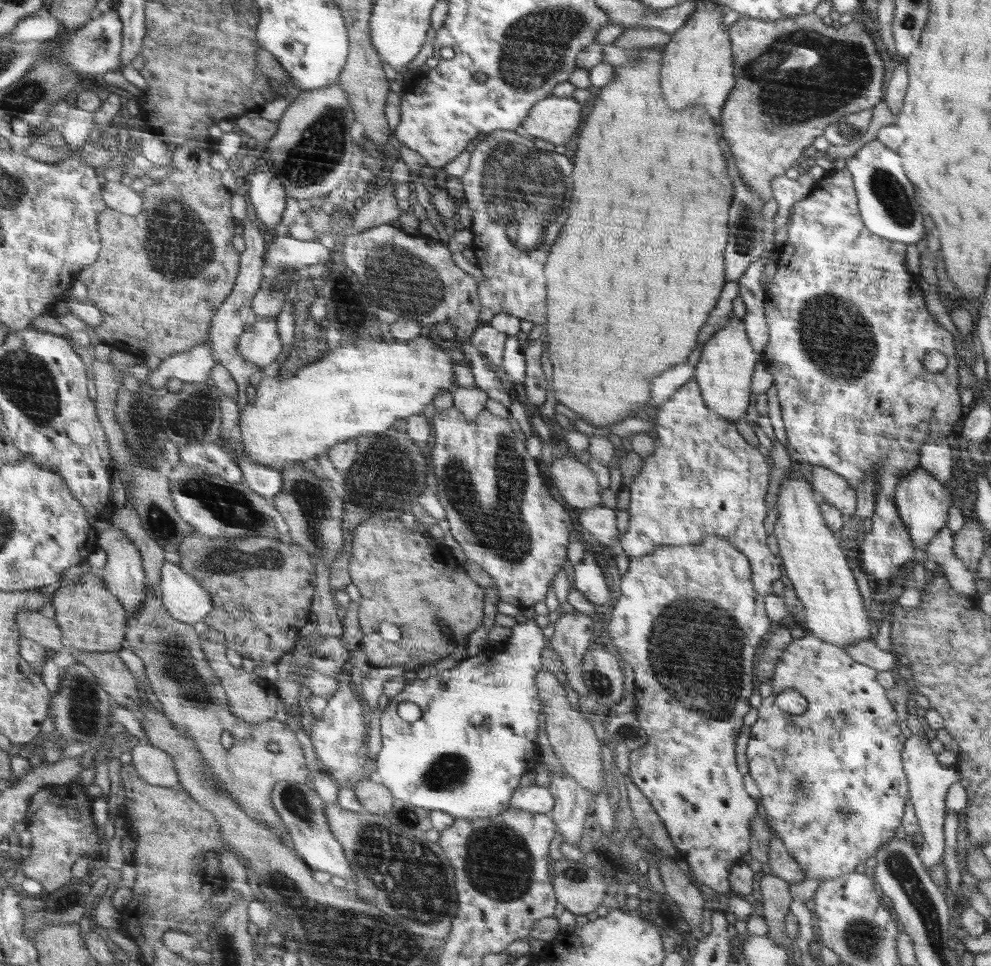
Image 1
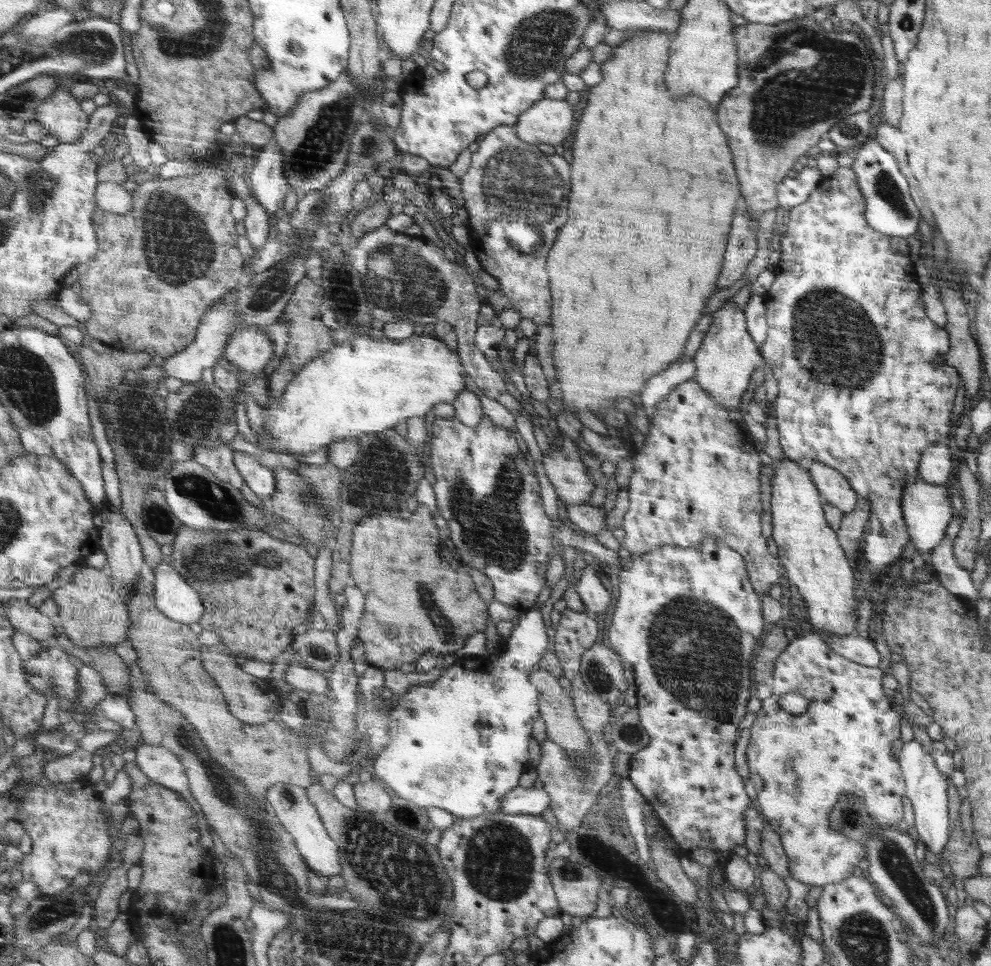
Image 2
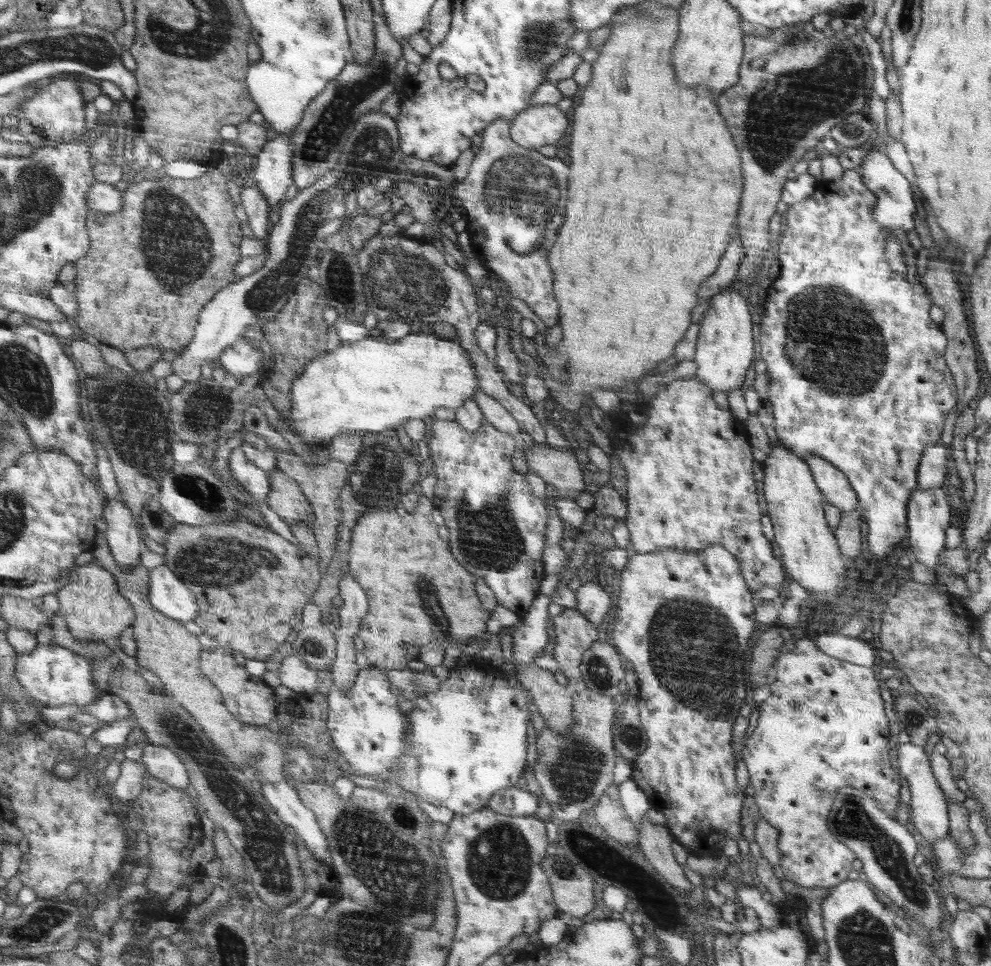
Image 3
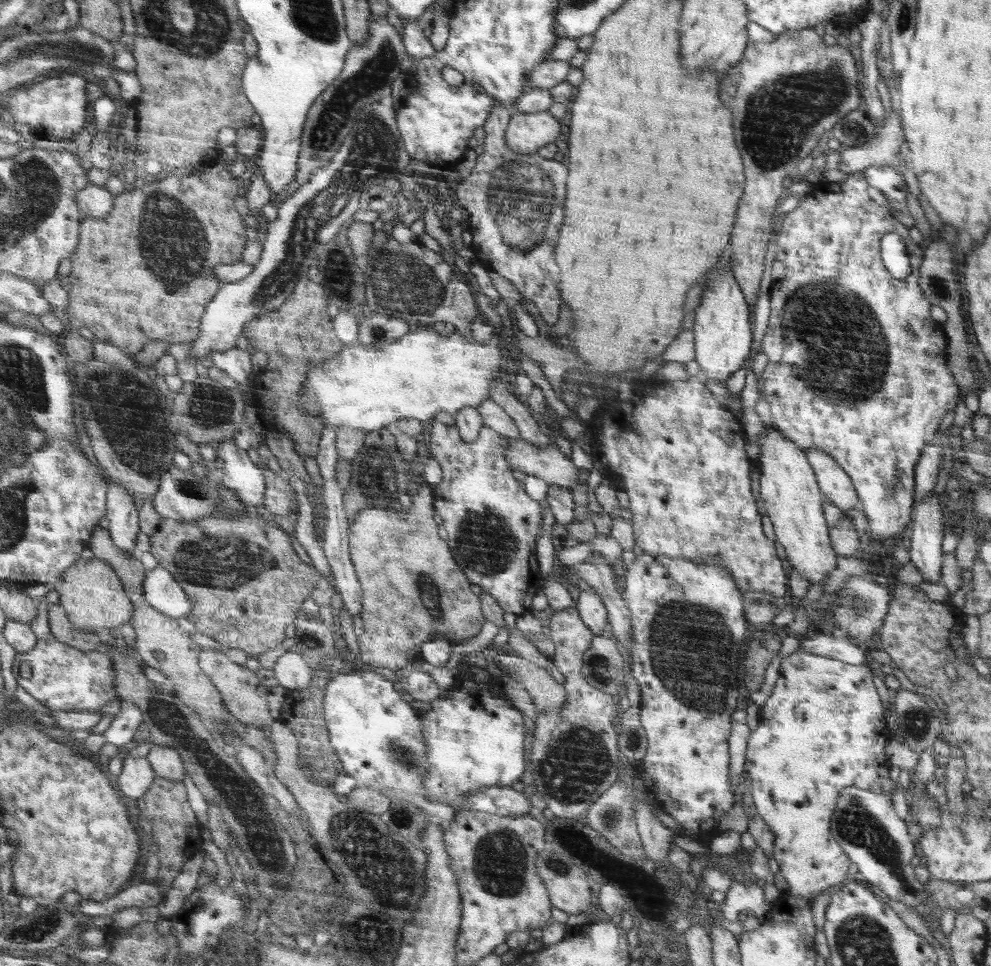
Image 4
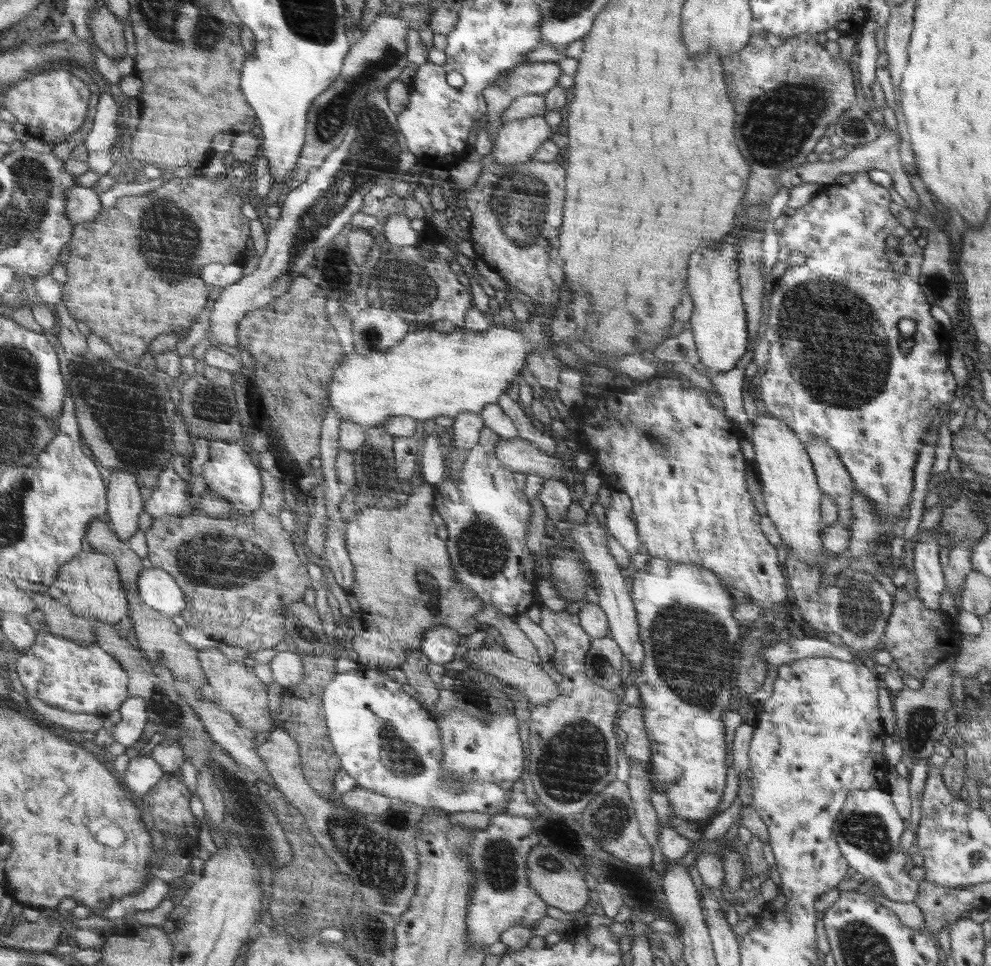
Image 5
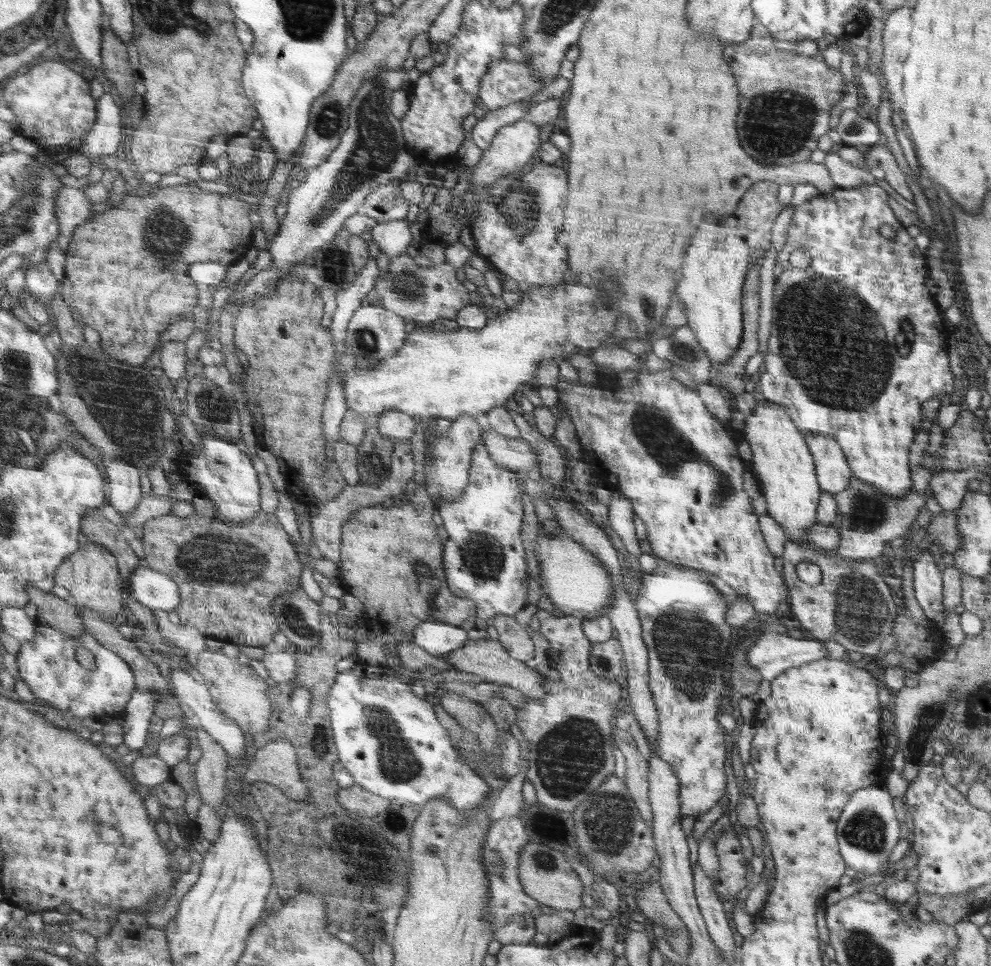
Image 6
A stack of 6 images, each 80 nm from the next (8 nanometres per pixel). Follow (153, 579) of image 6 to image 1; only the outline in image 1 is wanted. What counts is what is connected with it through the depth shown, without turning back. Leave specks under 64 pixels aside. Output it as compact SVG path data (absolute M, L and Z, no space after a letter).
M167 562L159 591L170 614L180 622L195 624L212 612L212 599L179 564Z

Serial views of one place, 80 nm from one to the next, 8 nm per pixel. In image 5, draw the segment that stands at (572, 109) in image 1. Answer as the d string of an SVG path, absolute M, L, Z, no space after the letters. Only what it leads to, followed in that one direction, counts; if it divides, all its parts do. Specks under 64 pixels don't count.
M540 116L515 120L498 130L498 138L489 156L502 166L526 162L548 141L550 134L553 134L550 126Z

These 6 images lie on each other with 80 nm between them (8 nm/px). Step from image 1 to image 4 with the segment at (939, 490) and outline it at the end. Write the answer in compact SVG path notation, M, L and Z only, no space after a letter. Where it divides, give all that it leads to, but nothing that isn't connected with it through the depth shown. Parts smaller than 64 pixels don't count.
M930 494L922 499L918 505L914 506L912 514L912 547L910 548L910 560L912 564L918 568L922 574L923 582L928 584L936 584L941 580L940 566L942 566L942 536L944 536L944 528L942 528L942 510L940 510L940 500L934 498L938 494Z

